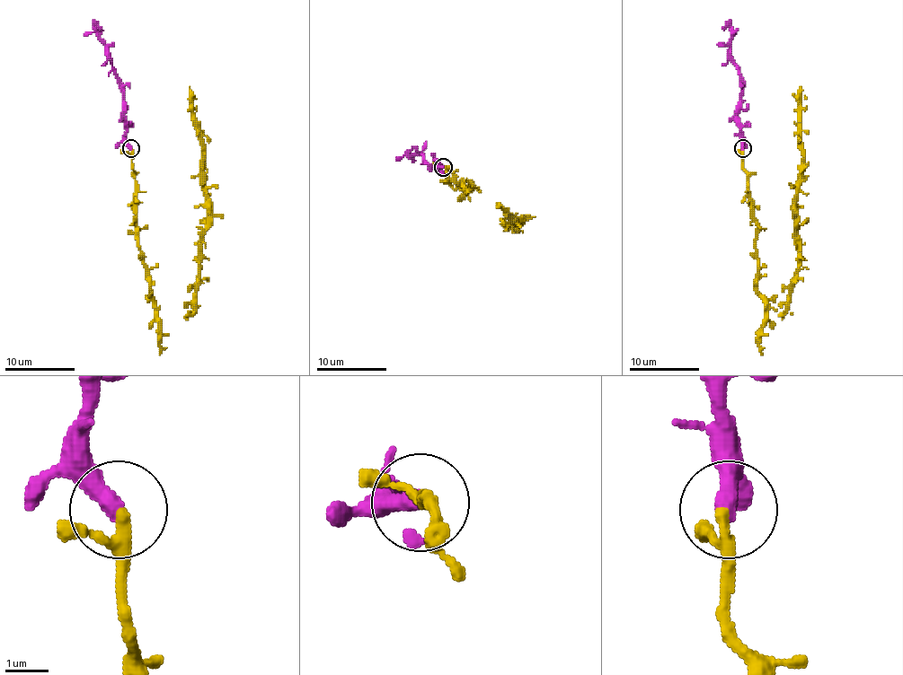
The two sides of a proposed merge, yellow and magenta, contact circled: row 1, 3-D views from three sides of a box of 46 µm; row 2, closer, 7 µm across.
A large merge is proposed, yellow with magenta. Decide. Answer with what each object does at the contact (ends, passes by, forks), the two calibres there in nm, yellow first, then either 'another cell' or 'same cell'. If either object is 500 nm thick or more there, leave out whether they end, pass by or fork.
yellow passes by; magenta ends there; 240 nm thick on the yellow side, 440 nm on the other; same cell

